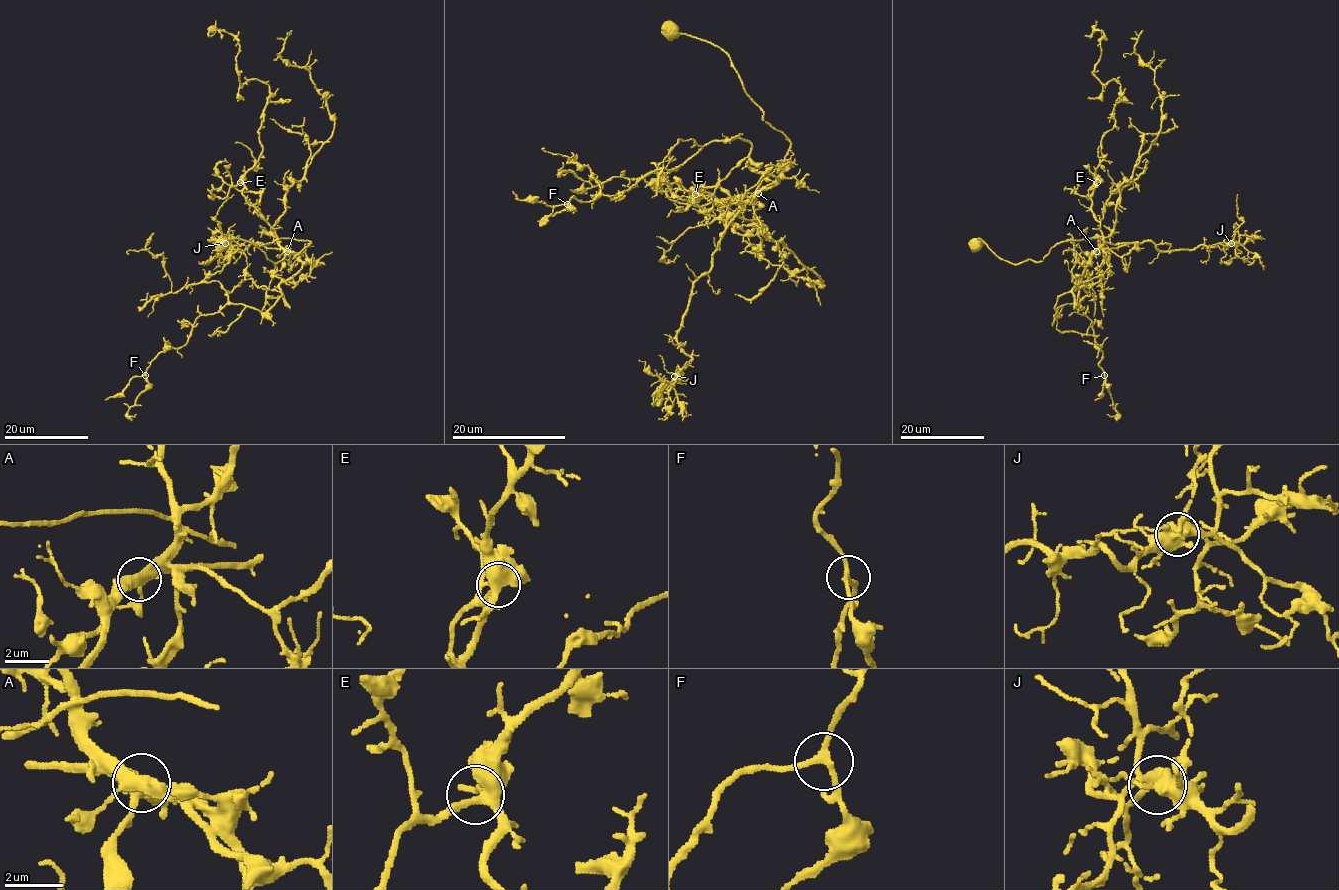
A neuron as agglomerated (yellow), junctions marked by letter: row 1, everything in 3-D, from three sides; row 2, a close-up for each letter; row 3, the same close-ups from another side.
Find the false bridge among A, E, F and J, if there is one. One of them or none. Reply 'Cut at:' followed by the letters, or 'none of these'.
Cut at: A

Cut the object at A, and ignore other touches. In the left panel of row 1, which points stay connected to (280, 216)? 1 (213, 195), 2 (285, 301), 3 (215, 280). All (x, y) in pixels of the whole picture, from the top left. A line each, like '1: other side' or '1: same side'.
1: same side
2: same side
3: same side

